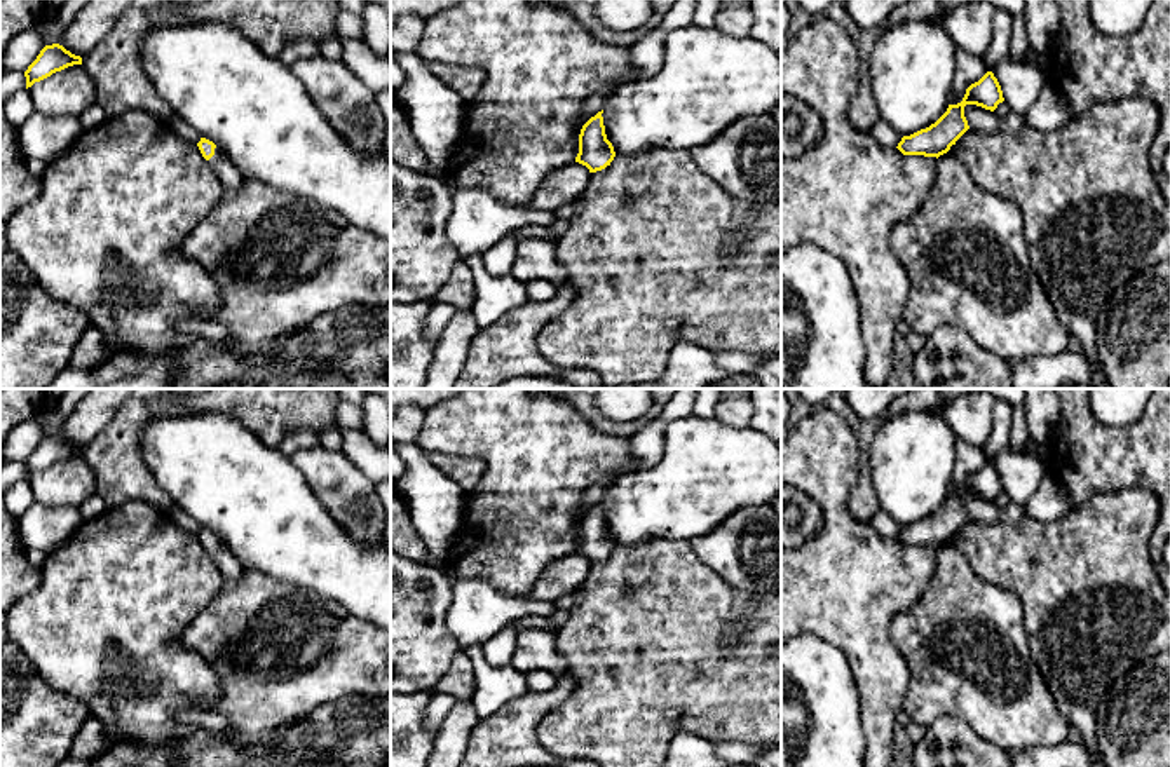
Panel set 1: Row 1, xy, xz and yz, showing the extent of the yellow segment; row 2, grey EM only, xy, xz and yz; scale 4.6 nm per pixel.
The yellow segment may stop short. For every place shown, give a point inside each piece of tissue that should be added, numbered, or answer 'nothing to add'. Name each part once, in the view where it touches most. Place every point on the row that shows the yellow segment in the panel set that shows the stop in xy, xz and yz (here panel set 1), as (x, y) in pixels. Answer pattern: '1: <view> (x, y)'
1: xy (229, 175)

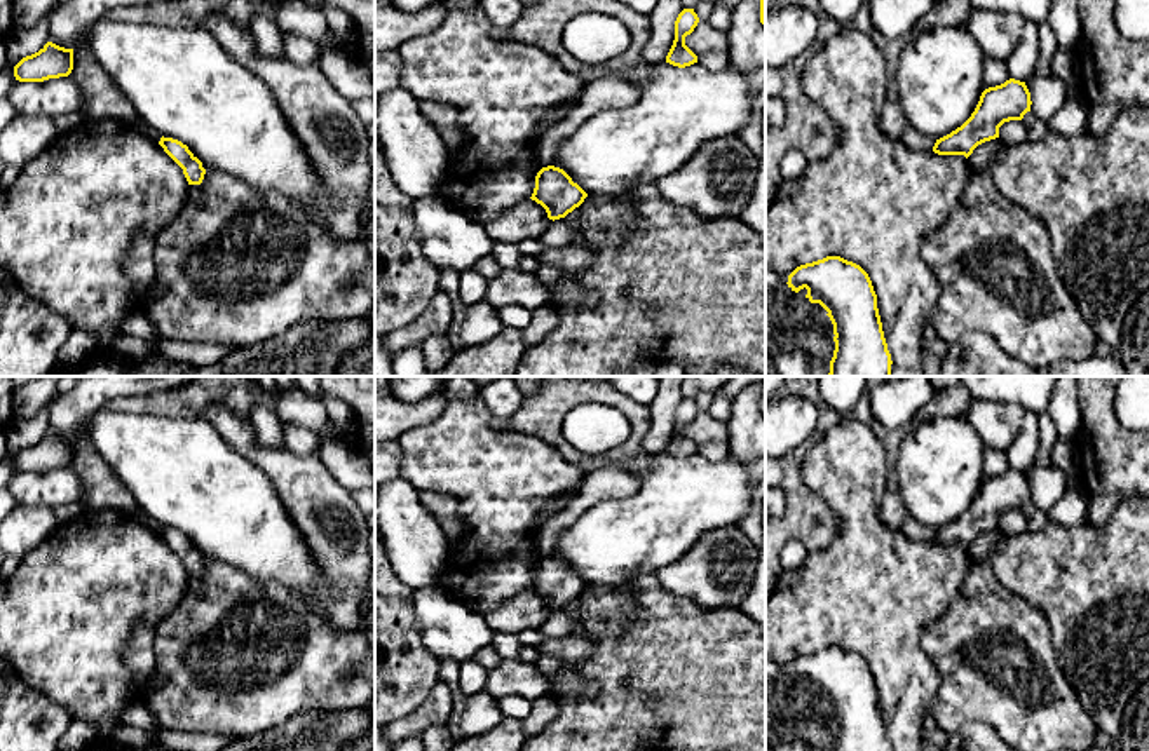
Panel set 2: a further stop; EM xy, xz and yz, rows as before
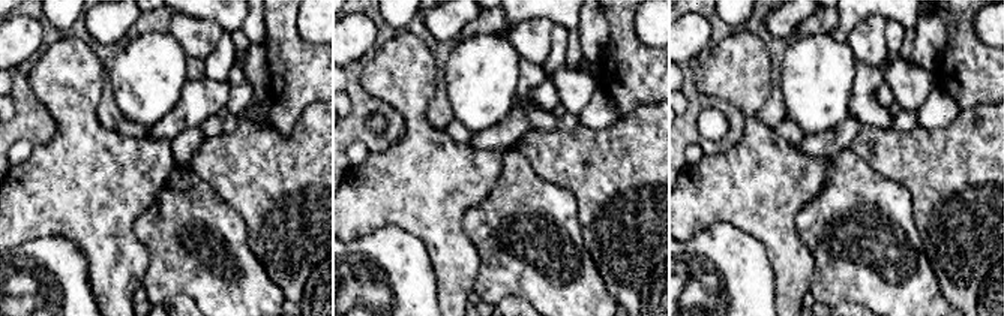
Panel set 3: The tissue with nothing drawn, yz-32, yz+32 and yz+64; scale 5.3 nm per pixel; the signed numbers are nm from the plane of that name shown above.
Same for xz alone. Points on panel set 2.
nothing to add

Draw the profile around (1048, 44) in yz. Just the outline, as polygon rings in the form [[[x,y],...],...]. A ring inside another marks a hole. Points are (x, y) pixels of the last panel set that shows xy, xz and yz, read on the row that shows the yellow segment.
[[[1050,23],[1039,24],[1039,56],[1036,64],[1036,73],[1039,77],[1048,77],[1051,73],[1051,59],[1055,51],[1058,49],[1055,33],[1050,26]]]

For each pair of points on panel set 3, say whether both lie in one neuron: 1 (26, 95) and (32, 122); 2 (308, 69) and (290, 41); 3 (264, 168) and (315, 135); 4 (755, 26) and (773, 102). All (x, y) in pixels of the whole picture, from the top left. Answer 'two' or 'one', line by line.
1: one
2: one
3: one
4: one

